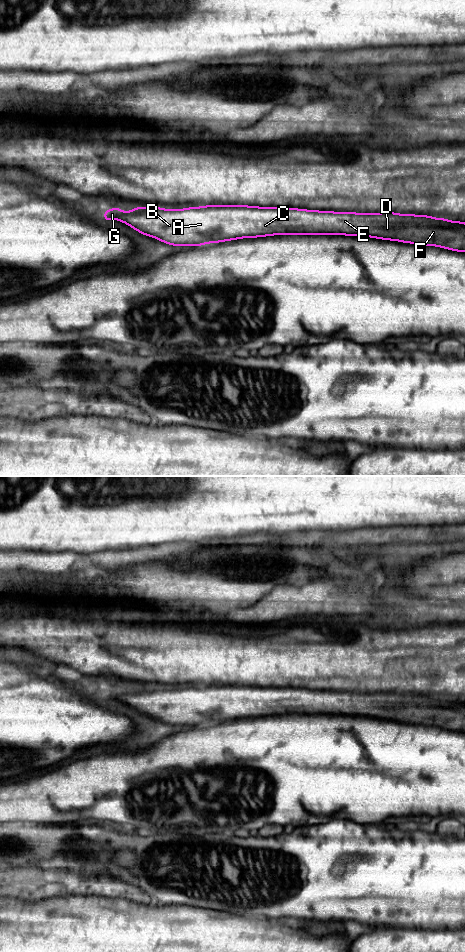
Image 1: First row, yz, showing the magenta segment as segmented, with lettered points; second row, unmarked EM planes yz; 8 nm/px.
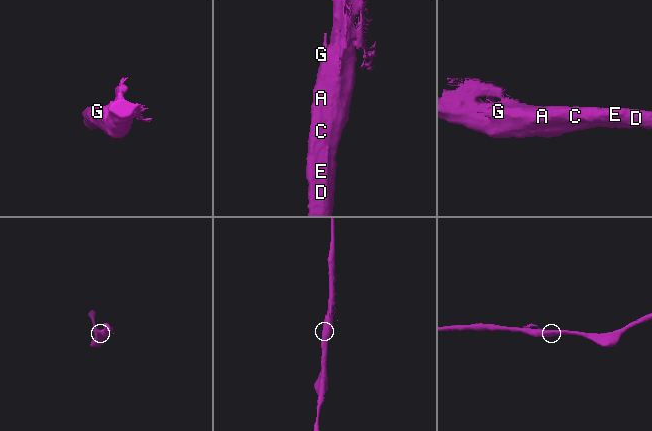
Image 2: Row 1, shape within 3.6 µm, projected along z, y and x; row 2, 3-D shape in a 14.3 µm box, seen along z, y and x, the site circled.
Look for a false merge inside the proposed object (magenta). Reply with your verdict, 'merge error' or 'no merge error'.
no merge error

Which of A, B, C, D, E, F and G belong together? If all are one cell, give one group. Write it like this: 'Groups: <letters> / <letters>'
Groups: A B C D E F G

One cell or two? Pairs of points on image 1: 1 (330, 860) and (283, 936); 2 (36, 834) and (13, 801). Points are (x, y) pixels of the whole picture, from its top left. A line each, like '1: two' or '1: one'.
1: two
2: two

